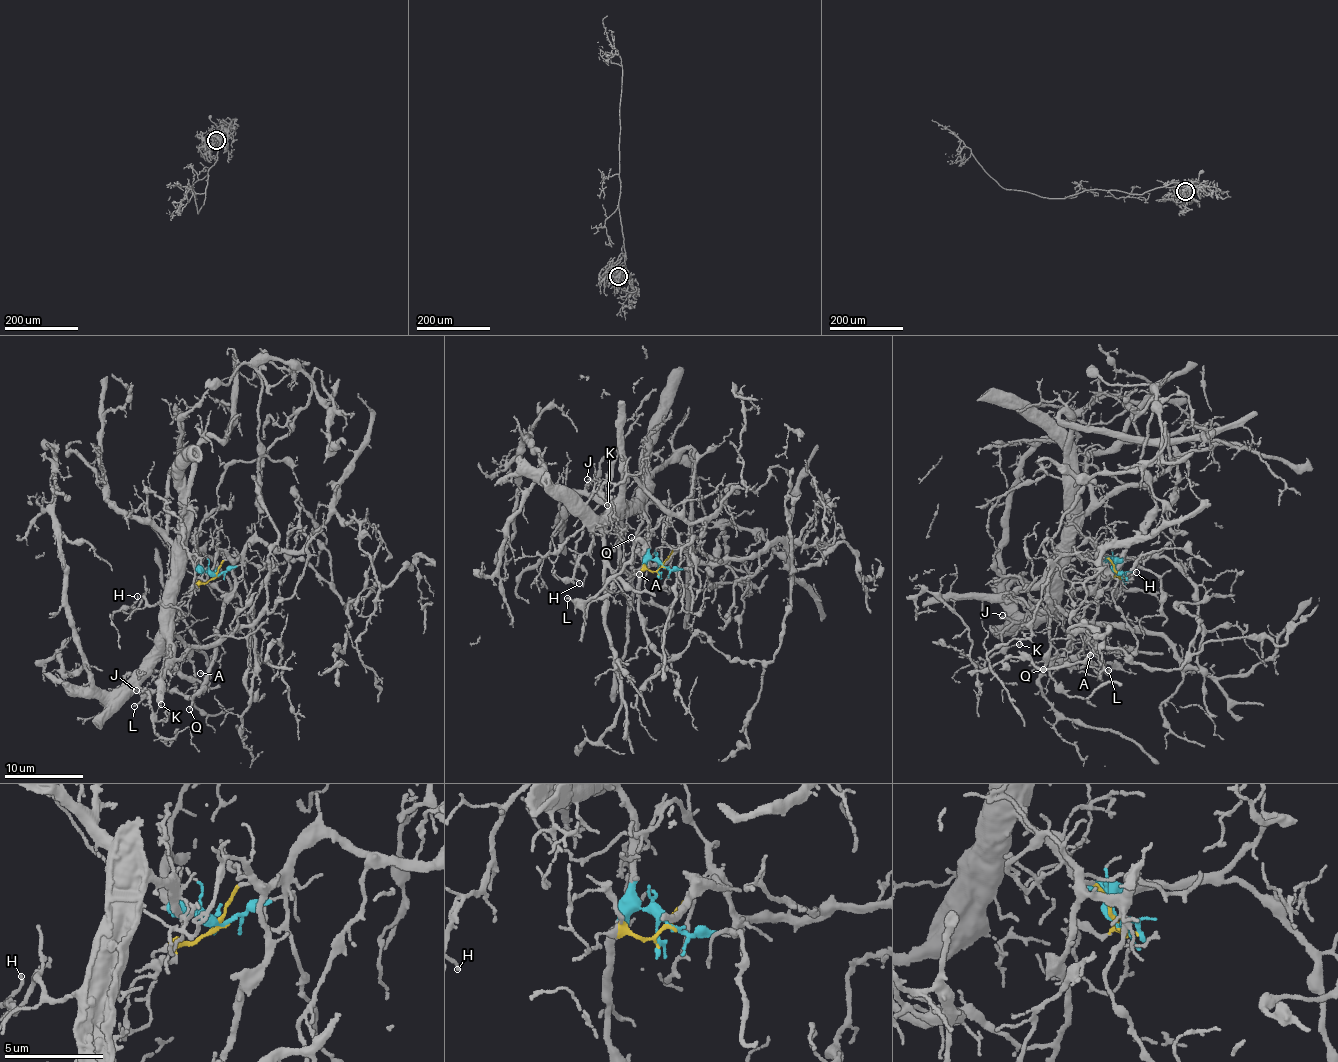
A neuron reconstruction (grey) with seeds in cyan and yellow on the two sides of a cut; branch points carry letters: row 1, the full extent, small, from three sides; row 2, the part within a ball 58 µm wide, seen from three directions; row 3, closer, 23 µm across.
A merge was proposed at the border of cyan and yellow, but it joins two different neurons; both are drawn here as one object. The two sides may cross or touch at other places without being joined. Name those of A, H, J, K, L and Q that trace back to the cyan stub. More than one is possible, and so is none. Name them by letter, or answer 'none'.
H, J, K

